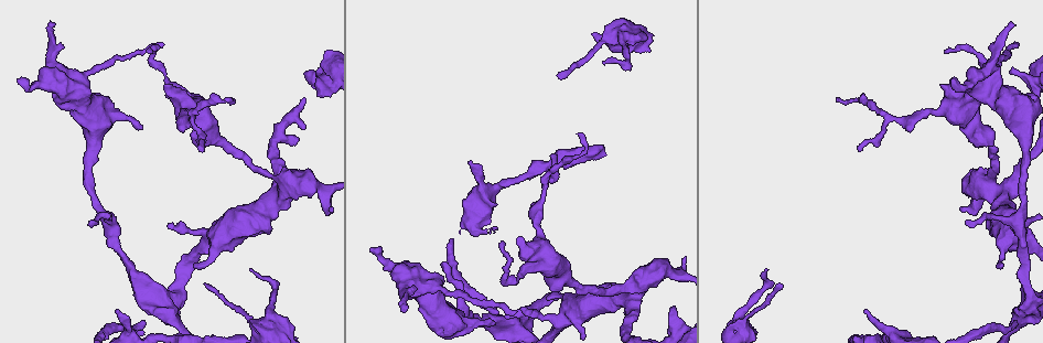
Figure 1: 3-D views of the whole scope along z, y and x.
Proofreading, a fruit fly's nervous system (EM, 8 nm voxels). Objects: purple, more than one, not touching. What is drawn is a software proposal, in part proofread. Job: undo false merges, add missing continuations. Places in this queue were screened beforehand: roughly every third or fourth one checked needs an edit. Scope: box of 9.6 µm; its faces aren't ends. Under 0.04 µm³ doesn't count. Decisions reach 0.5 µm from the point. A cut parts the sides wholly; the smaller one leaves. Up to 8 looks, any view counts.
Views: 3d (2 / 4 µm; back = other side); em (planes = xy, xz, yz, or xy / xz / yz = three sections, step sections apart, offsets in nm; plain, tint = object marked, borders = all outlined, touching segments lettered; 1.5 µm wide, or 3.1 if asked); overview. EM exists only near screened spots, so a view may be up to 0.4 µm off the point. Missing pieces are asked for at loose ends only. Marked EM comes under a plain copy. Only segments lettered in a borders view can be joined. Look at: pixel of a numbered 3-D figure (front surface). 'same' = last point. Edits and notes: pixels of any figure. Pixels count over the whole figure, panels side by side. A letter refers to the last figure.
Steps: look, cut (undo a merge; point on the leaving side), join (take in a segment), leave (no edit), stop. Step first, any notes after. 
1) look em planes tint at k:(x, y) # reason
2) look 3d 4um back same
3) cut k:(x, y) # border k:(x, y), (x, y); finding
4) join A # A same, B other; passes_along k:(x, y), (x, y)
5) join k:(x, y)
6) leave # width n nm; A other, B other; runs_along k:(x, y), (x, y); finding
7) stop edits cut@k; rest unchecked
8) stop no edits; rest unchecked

look em planes borders at 1:(468, 162) # branch stops here

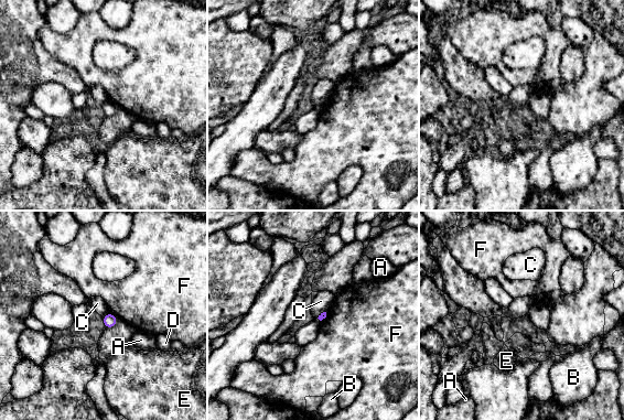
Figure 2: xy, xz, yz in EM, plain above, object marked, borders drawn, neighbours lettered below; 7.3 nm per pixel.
leave # longest_contact F 100 nm; A other, B other, C other, D other, E other, F other; none of them fits

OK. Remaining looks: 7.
look em xy step 4 tint at 1:(141, 127)

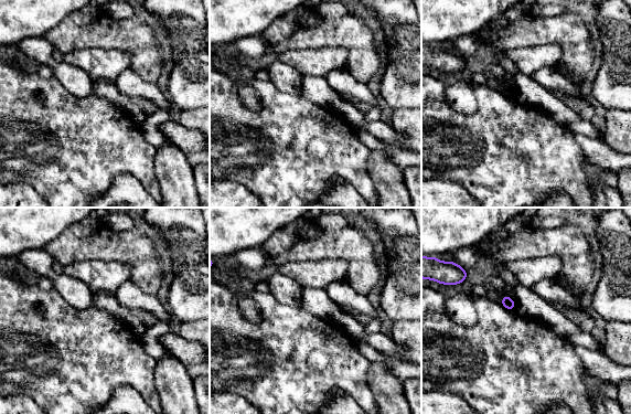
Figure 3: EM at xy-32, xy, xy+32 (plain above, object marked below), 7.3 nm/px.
look em planes borders same # cut it another way

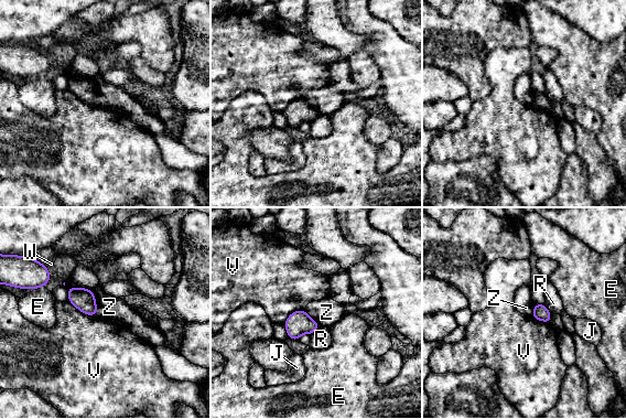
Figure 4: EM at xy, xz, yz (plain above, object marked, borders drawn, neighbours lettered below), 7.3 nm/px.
leave # E other, J other, R other, V other, W other, Z other; border 4:(543, 304), (551, 314); no lettered segment goes on from it

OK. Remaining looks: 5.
look em planes tint at 1:(18, 80) # branch stops here

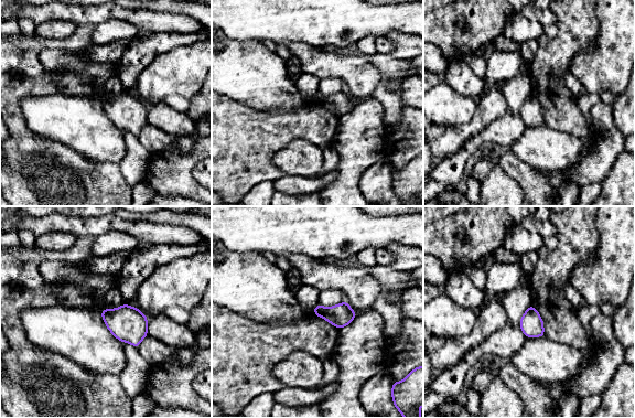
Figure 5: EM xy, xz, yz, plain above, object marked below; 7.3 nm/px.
look em planes borders same # what lies round it

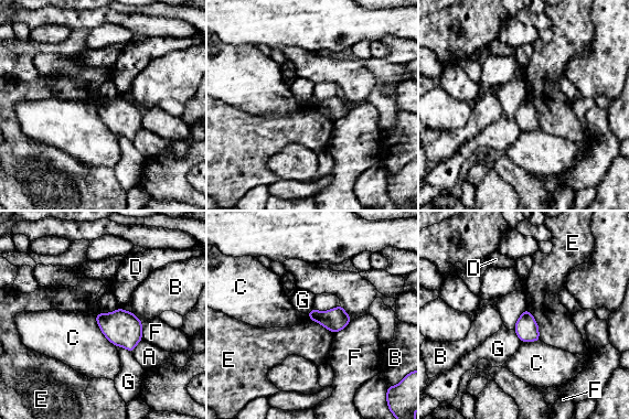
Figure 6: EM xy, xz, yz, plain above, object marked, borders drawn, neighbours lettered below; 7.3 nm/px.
leave # A other, B other, C other, D other, E other, F other, G other; border 6:(526, 308), (537, 325), (541, 339); none of them fits

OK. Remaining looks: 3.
stop no edits; rest unchecked

